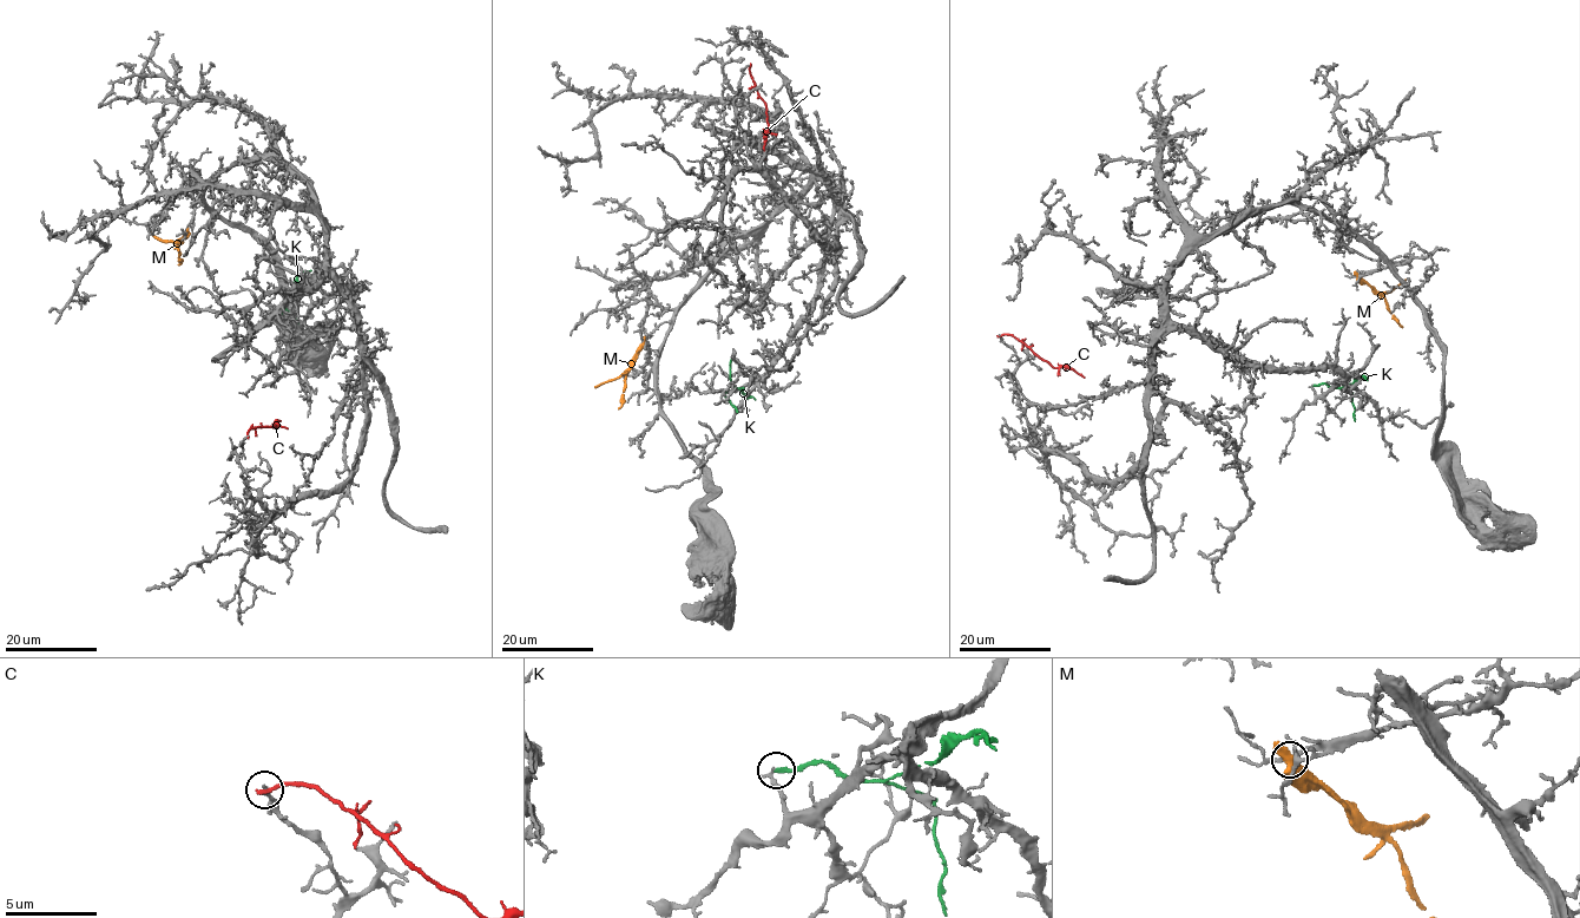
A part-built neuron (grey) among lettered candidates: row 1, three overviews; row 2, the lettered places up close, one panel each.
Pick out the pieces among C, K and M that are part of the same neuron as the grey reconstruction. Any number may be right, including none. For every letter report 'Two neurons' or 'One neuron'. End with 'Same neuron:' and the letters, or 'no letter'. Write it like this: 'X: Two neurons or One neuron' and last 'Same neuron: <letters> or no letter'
C: Two neurons
K: Two neurons
M: Two neurons
Same neuron: no letter

